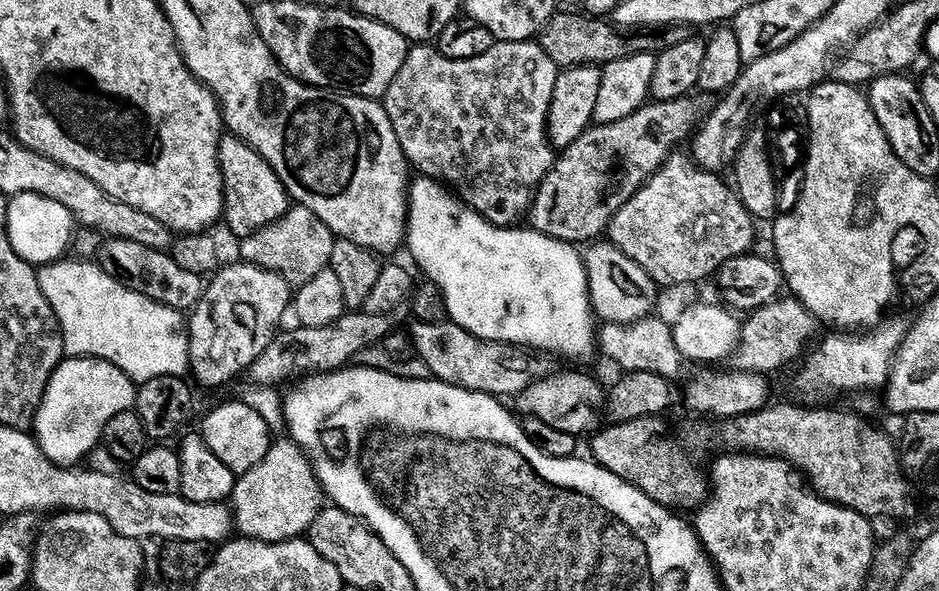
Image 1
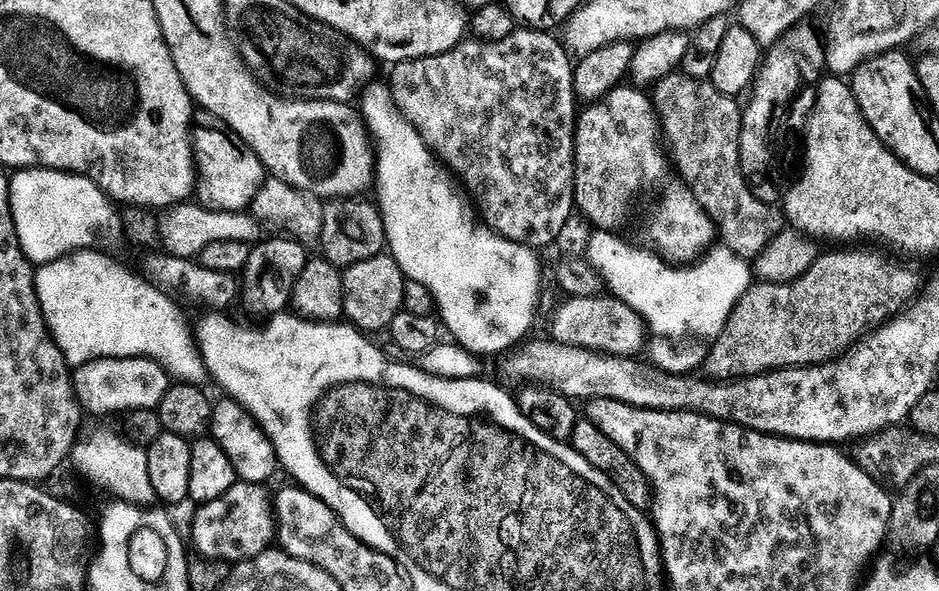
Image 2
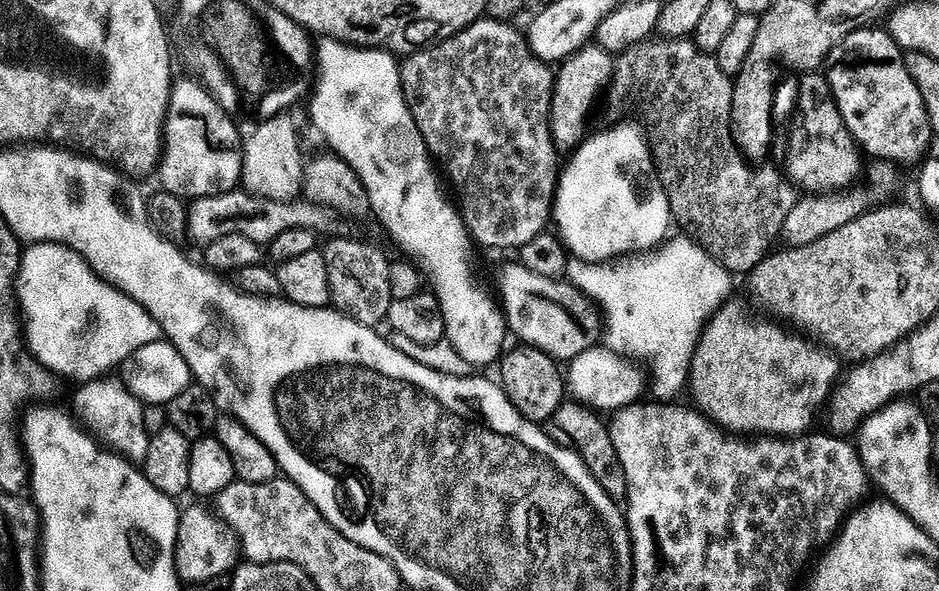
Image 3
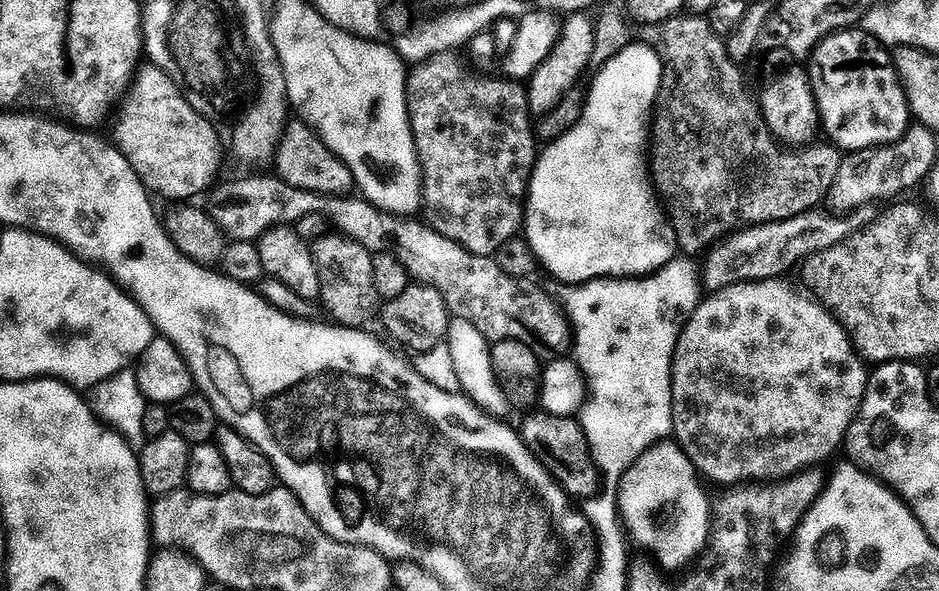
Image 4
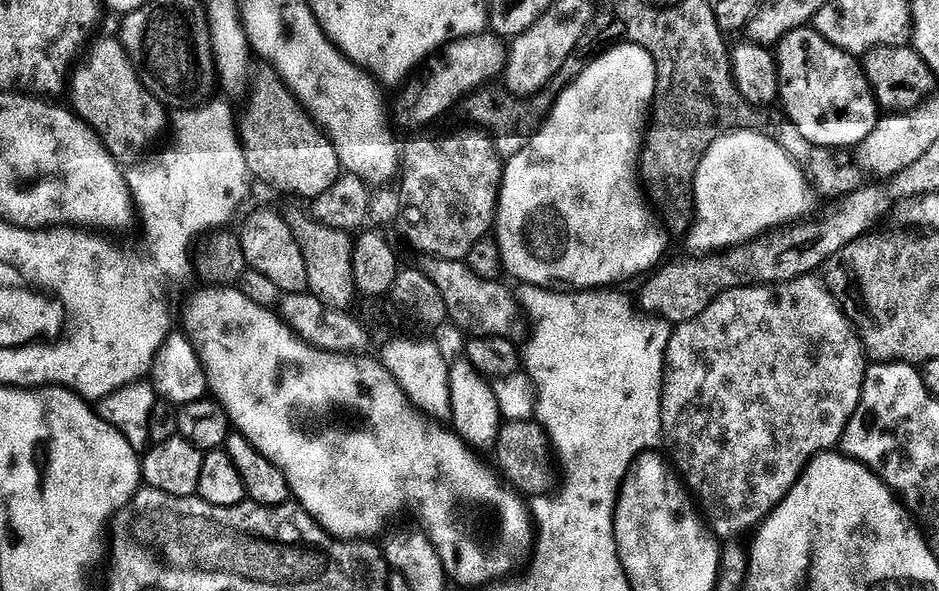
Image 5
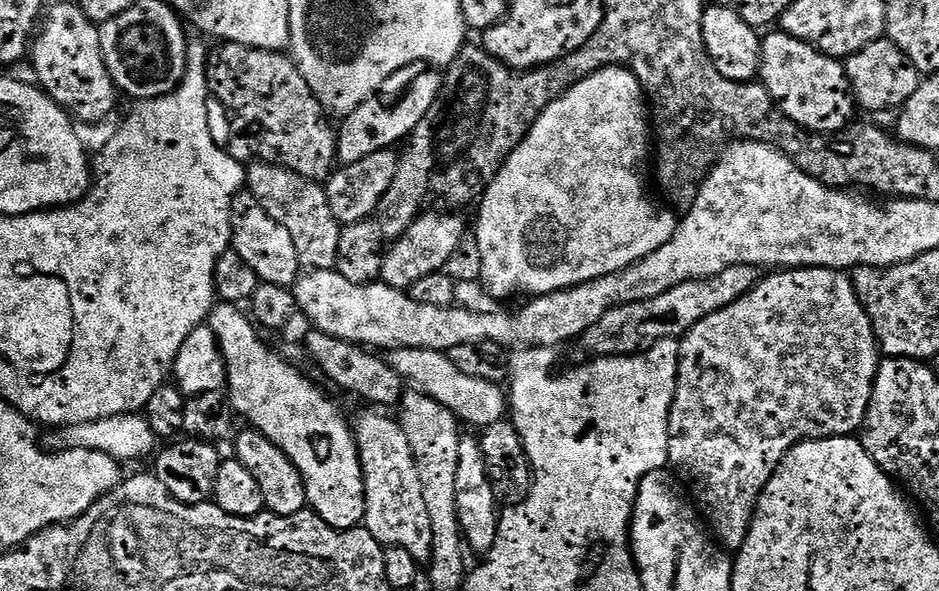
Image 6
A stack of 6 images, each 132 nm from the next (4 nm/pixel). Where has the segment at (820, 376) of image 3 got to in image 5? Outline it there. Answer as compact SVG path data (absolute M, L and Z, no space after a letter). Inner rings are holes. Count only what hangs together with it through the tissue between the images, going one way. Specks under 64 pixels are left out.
M809 274L784 283L761 284L757 287L732 289L722 293L712 304L701 307L694 319L675 325L668 343L664 393L660 399L663 439L666 441L666 448L668 444L669 450L672 451L671 463L682 477L683 483L690 489L691 495L698 501L707 523L717 537L736 536L747 528L755 529L757 525L767 520L786 498L788 491L800 481L800 476L807 469L808 463L815 456L833 451L839 445L854 410L858 410L858 402L862 398L863 378L796 378L802 376L798 372L796 362L790 364L786 360L784 342L790 342L792 338L792 346L794 346L796 336L808 332L808 296L816 296L814 294L816 279L815 275Z

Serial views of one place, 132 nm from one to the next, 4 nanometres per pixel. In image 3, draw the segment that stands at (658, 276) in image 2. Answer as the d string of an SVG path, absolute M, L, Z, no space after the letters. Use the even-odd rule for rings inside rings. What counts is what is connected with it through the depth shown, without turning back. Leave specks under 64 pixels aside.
M681 236L682 238L676 238L673 240L669 239L662 247L657 250L648 251L646 253L630 254L626 257L619 257L614 261L601 261L600 263L590 263L587 260L582 260L578 257L569 257L567 270L565 272L565 277L567 281L579 292L582 293L586 298L592 300L598 308L601 309L604 324L606 327L606 333L604 336L605 343L607 347L615 351L617 354L624 355L628 358L633 358L636 360L650 360L652 361L652 366L656 370L656 384L660 388L665 388L665 397L672 398L678 388L687 385L690 378L691 364L693 354L696 352L697 343L700 341L700 336L707 327L707 323L716 314L721 311L723 307L722 302L729 296L730 290L732 288L732 280L734 280L733 275L726 271L722 265L717 262L703 247L697 244L691 237Z

